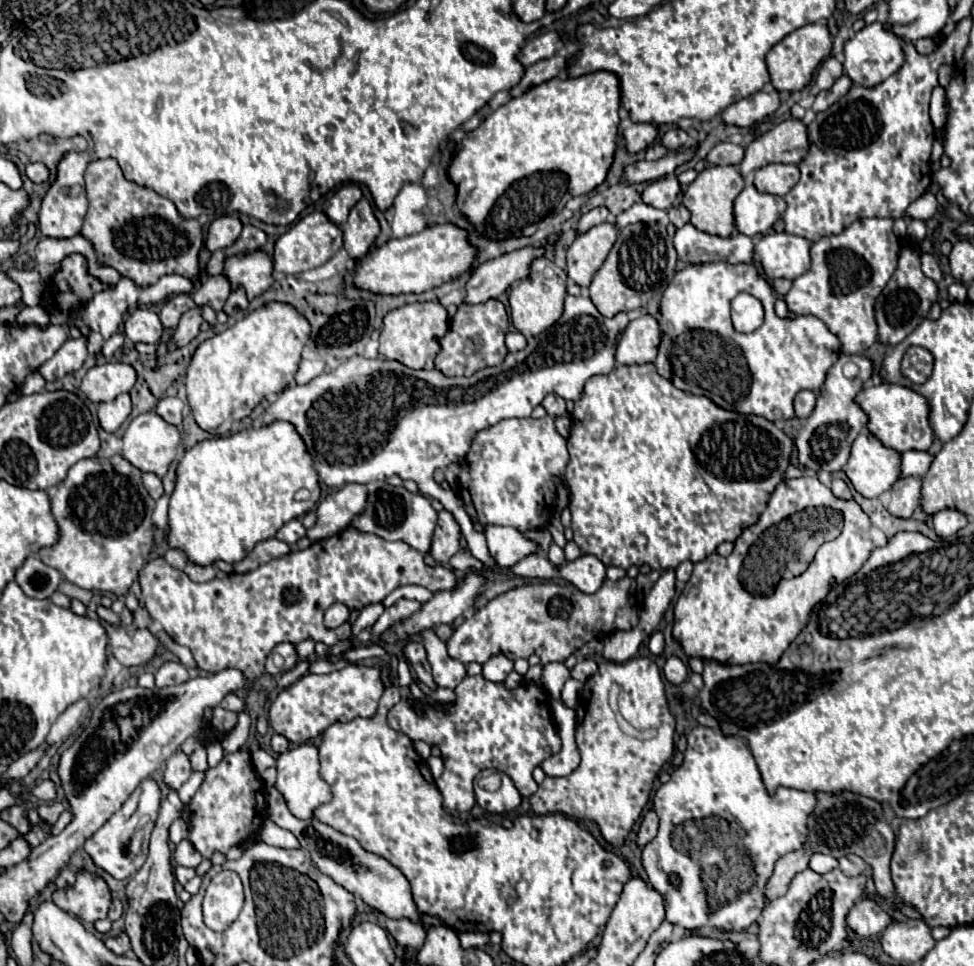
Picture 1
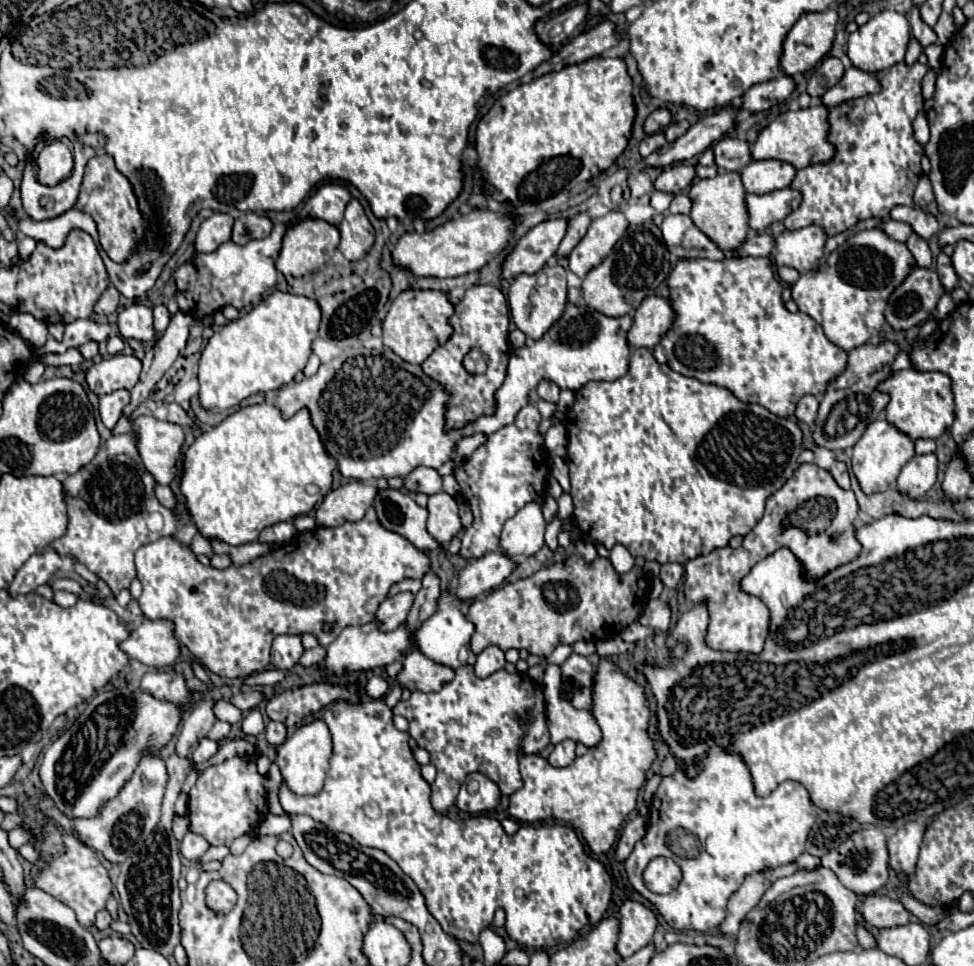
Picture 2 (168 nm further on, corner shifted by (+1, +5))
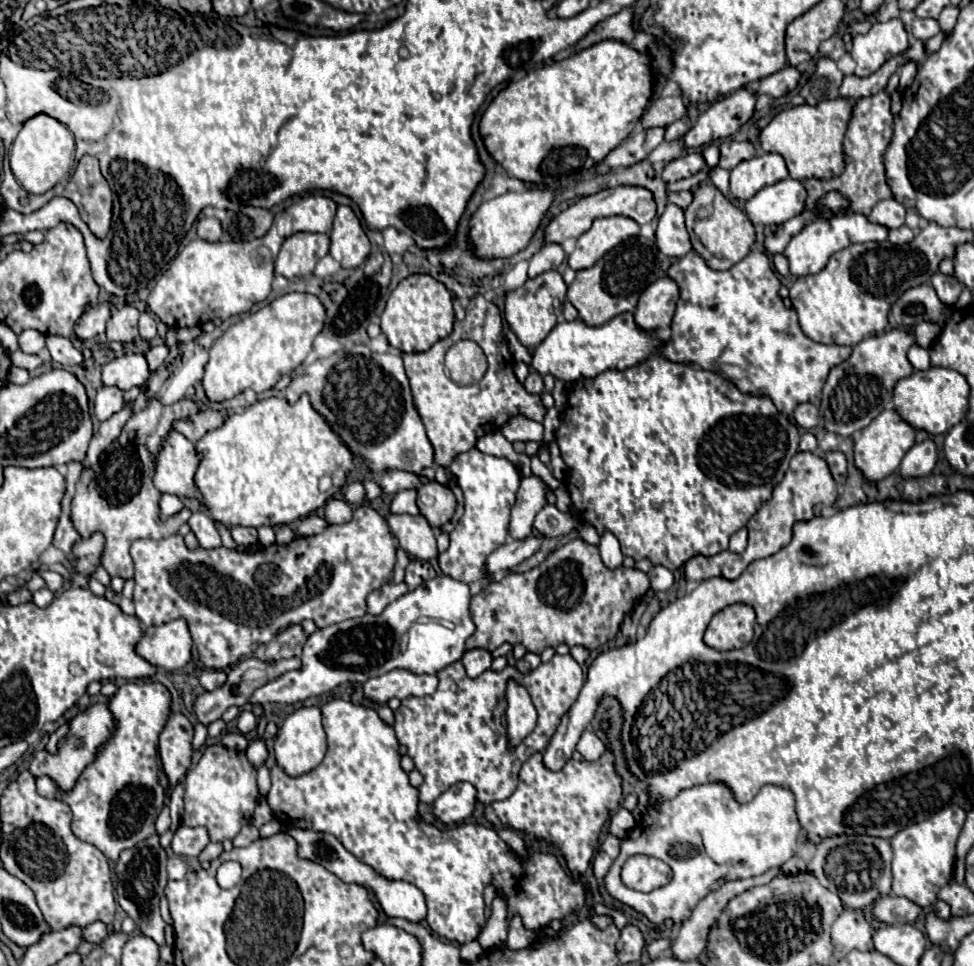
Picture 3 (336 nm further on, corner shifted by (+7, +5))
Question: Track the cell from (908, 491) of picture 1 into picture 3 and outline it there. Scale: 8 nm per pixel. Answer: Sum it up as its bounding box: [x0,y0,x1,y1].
[900,439,936,477]

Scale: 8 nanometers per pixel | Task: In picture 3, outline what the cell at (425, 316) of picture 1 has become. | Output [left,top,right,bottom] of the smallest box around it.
[380,275,454,353]

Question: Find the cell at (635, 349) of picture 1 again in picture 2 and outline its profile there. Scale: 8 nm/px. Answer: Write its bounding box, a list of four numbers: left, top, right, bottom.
[628,295,676,349]

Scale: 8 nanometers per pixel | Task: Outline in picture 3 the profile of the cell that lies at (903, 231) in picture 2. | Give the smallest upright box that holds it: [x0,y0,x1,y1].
[784,215,888,277]

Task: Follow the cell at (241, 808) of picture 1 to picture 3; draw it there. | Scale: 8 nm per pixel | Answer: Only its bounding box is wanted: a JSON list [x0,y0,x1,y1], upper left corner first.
[182,745,256,843]

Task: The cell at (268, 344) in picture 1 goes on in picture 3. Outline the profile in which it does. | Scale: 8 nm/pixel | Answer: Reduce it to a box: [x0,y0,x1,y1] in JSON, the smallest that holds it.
[202,293,326,403]

